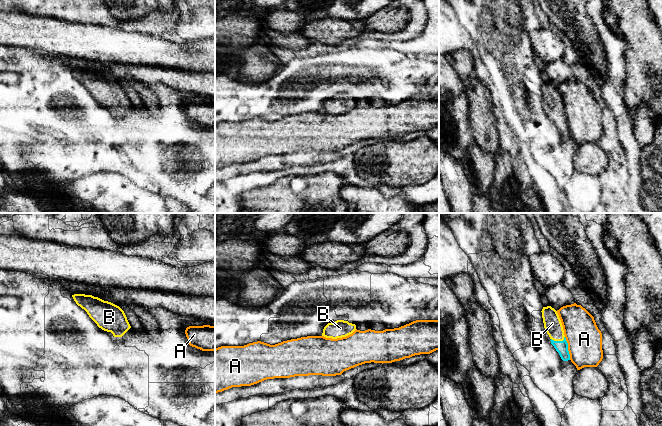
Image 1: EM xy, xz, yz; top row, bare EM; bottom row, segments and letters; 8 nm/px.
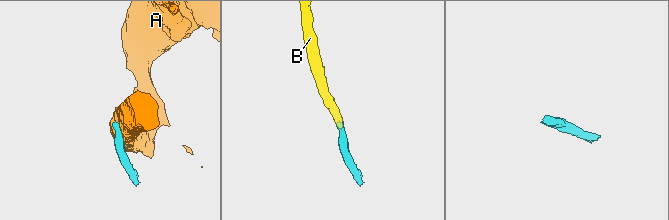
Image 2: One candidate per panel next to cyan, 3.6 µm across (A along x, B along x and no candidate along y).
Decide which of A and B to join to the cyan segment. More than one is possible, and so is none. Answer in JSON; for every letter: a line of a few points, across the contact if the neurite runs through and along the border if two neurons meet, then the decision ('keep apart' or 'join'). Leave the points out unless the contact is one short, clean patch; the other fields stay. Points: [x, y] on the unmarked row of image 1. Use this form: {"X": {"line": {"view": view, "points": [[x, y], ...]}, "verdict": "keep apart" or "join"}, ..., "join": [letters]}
{"A": {"verdict": "keep apart"}, "B": {"line": {"view": "yz", "points": [[561, 123], [558, 117], [552, 99]]}, "verdict": "join"}, "join": ["B"]}

